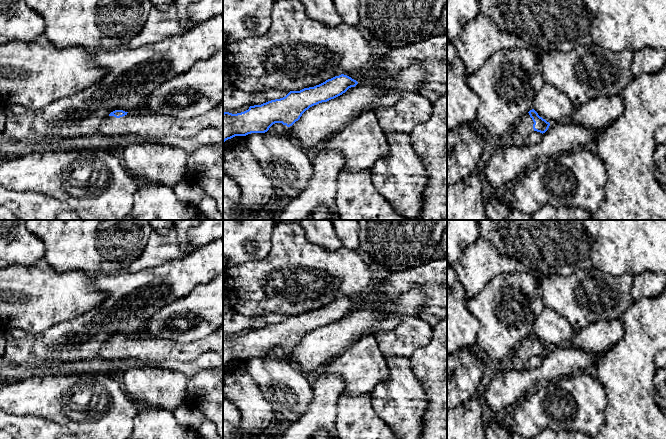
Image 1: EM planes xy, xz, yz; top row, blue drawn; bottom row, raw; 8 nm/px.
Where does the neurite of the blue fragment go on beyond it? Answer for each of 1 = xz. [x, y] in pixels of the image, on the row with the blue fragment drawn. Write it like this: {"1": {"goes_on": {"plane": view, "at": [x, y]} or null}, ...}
{"1": {"goes_on": {"plane": "xz", "at": [432, 53]}}}

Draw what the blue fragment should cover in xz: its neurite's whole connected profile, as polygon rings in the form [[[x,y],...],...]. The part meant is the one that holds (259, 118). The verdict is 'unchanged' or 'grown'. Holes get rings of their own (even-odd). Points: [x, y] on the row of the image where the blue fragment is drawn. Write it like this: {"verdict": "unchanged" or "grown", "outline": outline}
{"verdict": "grown", "outline": [[[439,31],[435,36],[421,42],[413,43],[401,48],[390,50],[380,56],[373,67],[353,74],[338,74],[335,77],[314,87],[304,88],[300,91],[290,91],[285,97],[250,106],[248,110],[232,114],[223,113],[223,142],[235,136],[246,136],[251,133],[265,133],[275,123],[292,126],[300,119],[302,114],[310,107],[334,99],[358,83],[383,77],[393,77],[399,71],[421,63],[427,71],[426,80],[419,87],[419,93],[435,102],[447,94],[447,33]]]}

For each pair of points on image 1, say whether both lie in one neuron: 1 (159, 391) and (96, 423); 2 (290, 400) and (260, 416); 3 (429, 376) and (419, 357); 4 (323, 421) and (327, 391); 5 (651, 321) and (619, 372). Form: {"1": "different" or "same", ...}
{"1": "different", "2": "different", "3": "same", "4": "same", "5": "same"}

